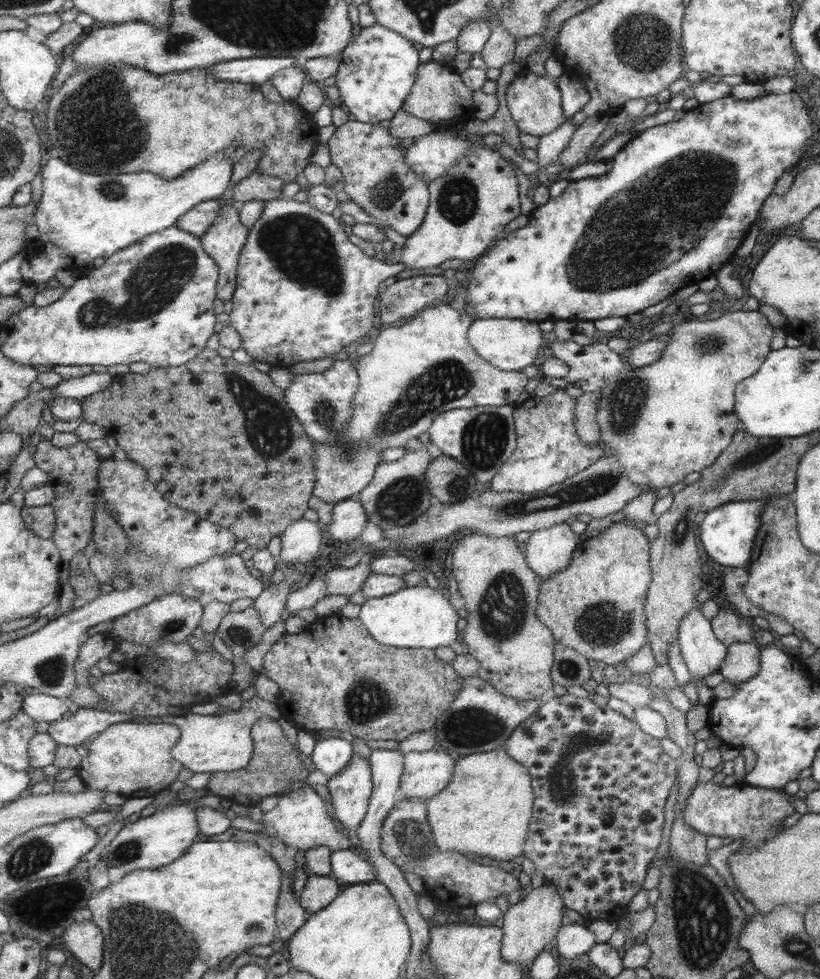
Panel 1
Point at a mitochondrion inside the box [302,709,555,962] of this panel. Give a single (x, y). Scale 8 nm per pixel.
(411, 835)

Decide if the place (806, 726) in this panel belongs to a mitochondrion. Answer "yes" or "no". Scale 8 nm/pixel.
yes

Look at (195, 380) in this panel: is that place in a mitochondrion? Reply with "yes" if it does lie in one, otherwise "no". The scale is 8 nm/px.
no

